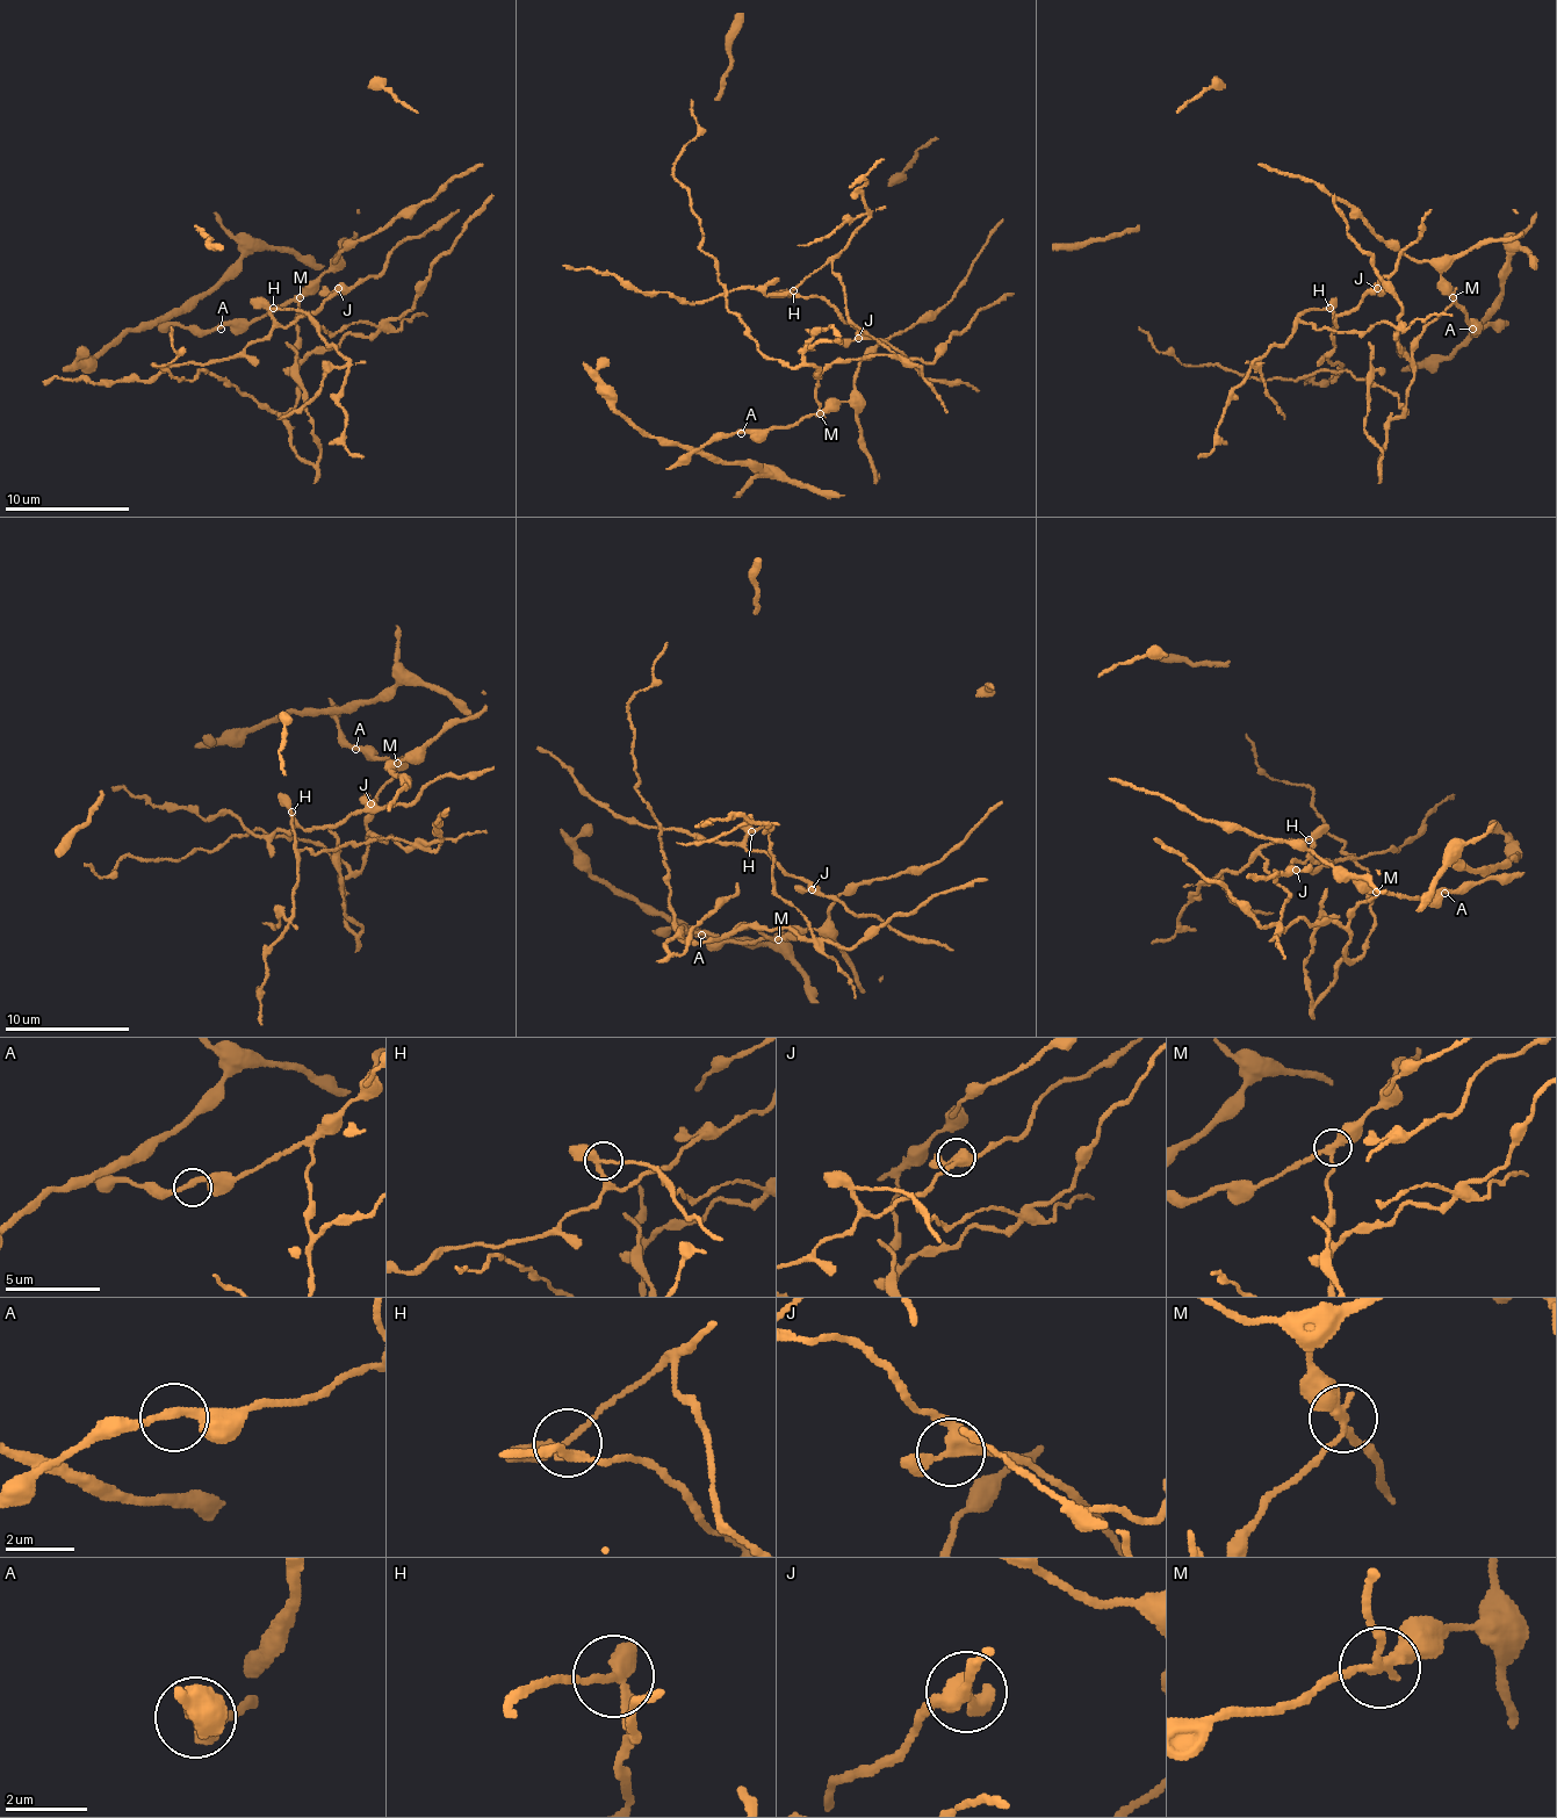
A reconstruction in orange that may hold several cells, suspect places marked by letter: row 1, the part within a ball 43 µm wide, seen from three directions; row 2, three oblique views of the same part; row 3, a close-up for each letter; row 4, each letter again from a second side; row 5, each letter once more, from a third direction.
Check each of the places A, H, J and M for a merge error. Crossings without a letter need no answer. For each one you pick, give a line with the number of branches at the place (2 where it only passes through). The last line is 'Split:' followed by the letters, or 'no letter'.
H: Branches: 3
M: Branches: 3
Split: H, M

